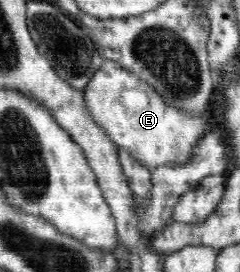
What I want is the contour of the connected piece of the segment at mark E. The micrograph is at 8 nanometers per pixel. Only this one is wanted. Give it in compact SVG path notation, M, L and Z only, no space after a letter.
M104 60L82 94L88 115L105 130L107 137L117 146L128 149L148 168L186 164L192 158L194 147L210 131L209 111L191 117L190 113L167 105L151 85L113 60Z

